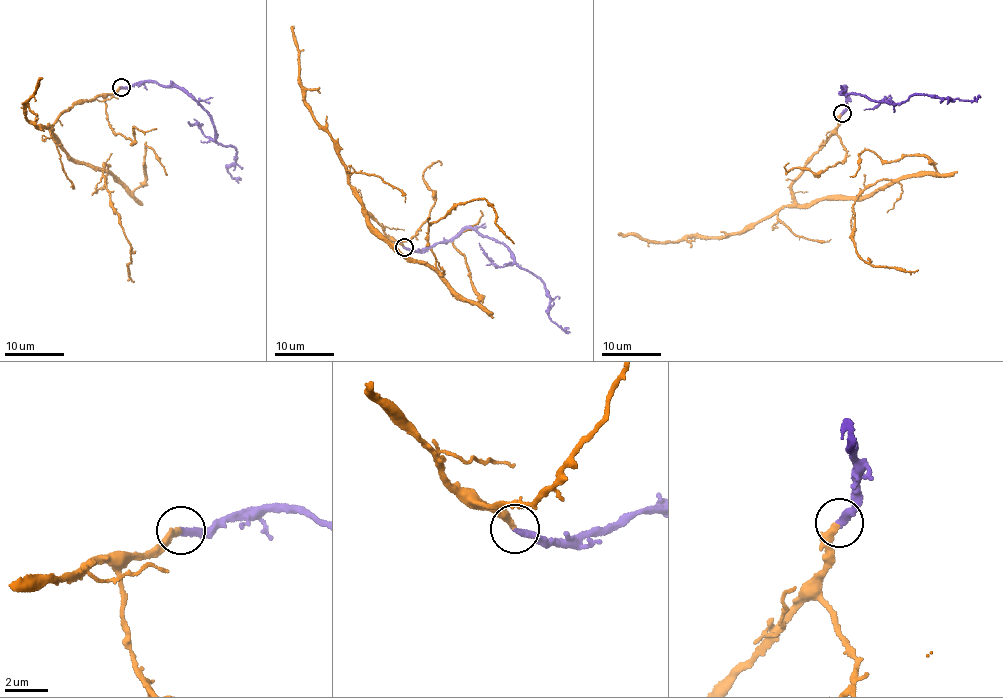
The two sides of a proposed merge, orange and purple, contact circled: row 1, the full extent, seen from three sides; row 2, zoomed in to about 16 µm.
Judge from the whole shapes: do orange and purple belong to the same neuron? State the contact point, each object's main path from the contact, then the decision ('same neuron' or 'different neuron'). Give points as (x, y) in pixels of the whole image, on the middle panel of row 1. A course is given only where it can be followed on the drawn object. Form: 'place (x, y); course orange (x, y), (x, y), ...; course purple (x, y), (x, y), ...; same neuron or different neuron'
place (404, 247); course orange (403, 248), (388, 239), (355, 196), (397, 251), (436, 268), (430, 225), (475, 198), (487, 201), (514, 244); course purple (403, 248), (430, 248), (475, 229), (536, 274), (550, 298), (548, 318), (570, 332); same neuron

